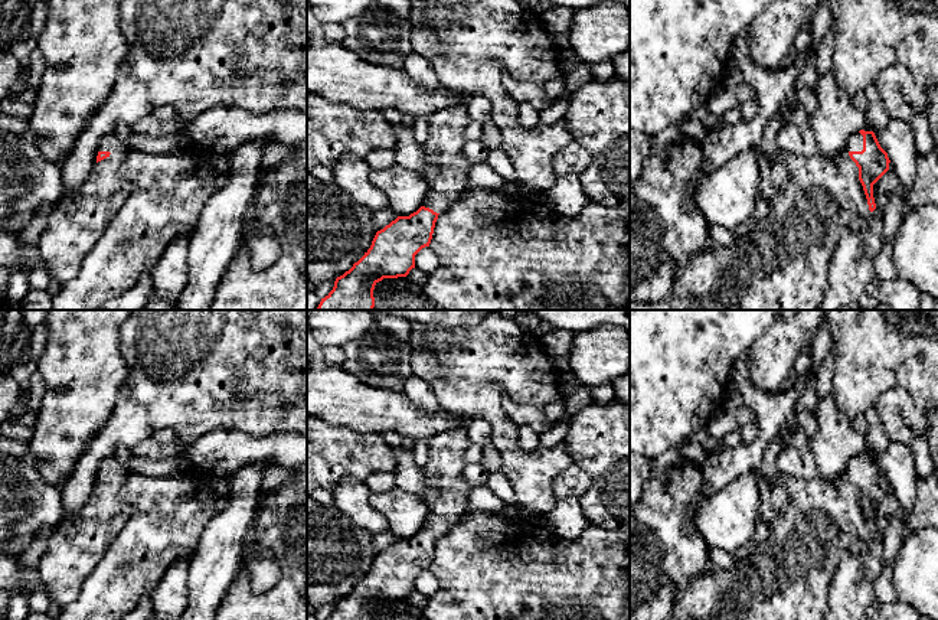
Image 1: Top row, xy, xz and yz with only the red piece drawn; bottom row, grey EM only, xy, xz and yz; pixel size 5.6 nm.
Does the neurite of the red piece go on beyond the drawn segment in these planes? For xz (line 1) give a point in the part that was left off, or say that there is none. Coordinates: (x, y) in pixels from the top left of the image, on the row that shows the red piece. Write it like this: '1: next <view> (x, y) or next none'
1: next xz (447, 170)

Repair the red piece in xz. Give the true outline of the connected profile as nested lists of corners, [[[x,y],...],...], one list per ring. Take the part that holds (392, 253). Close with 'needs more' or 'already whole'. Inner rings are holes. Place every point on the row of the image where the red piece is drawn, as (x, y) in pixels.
[[[465,104],[441,108],[424,120],[429,125],[429,137],[424,146],[426,169],[418,172],[428,185],[422,206],[409,216],[398,216],[378,231],[370,248],[349,271],[336,278],[333,290],[321,298],[316,310],[373,310],[375,285],[383,278],[406,277],[415,268],[415,255],[429,247],[438,215],[448,211],[451,202],[464,193],[473,166],[463,154],[467,143],[464,130],[470,124]]]; needs more

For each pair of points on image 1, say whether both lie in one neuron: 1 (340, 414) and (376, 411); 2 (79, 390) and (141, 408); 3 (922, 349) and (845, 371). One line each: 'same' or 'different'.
1: same
2: different
3: same

